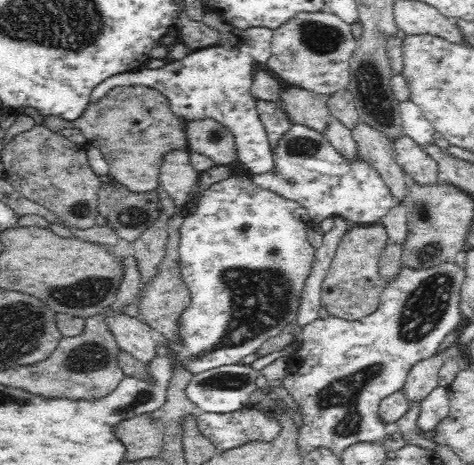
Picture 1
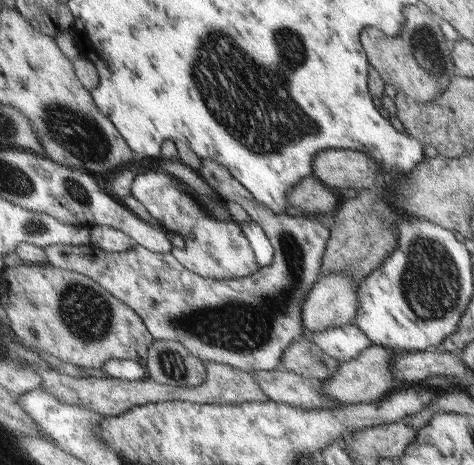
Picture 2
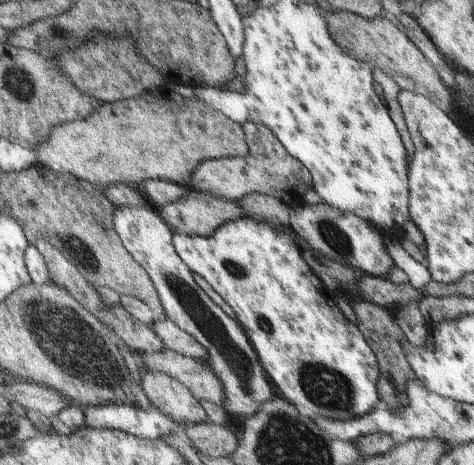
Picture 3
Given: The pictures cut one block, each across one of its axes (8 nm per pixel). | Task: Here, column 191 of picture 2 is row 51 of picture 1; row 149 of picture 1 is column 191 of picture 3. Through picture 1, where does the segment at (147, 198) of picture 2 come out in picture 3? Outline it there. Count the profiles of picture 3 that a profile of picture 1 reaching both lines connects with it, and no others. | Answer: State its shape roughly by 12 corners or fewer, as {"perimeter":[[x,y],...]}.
{"perimeter":[[173,234],[309,418],[373,412],[379,362],[295,242]]}

